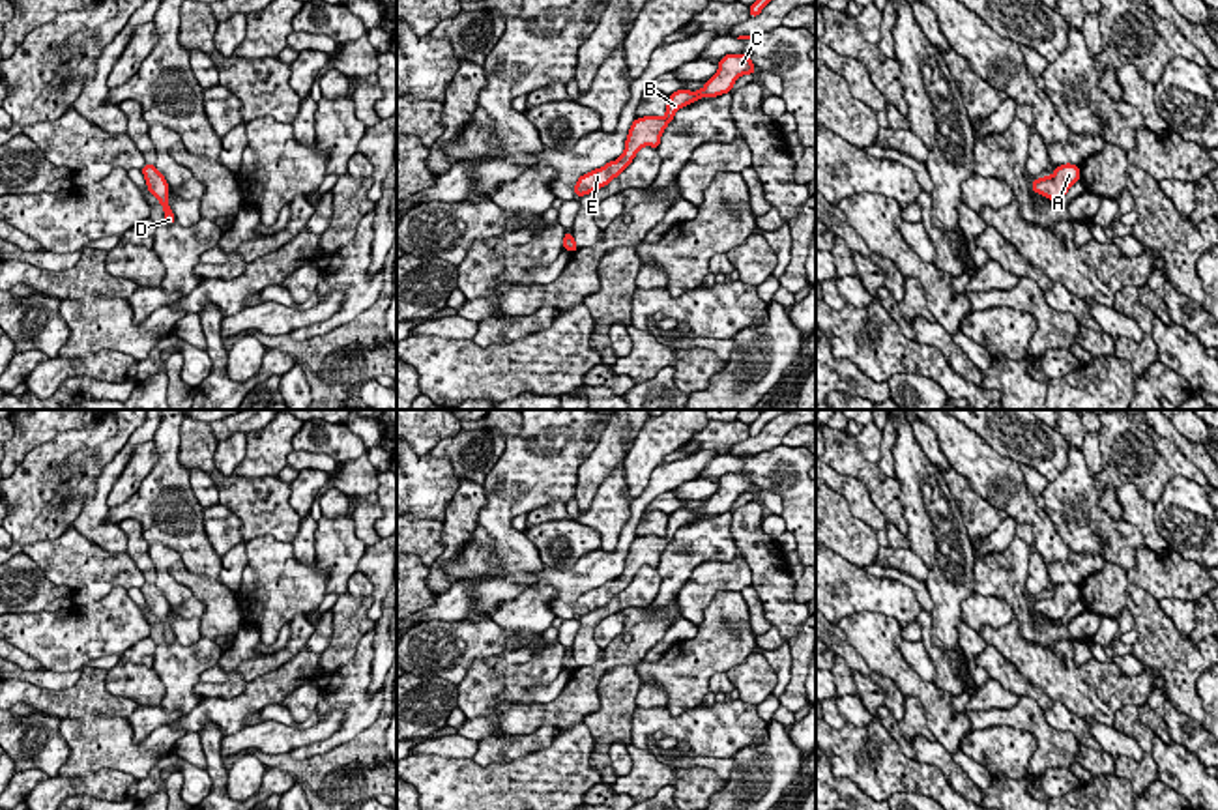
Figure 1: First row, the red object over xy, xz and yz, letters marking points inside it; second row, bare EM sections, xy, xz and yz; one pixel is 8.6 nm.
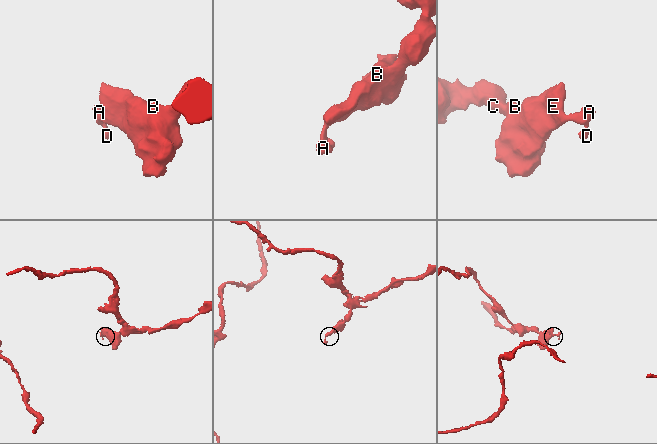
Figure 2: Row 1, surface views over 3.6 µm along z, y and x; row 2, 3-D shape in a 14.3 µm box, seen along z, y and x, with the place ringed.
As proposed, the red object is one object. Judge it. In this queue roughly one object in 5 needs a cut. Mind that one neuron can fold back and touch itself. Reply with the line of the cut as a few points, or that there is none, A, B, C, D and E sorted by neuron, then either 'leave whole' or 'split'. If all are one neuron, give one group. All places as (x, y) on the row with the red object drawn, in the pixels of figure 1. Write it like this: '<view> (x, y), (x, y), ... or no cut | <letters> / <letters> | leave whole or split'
no cut | A B C D E | leave whole

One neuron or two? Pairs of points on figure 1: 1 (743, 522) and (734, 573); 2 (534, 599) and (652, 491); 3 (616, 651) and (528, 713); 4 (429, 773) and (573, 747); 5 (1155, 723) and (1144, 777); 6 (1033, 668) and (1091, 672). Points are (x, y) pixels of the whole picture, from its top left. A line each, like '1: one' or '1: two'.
1: two
2: two
3: one
4: one
5: two
6: one

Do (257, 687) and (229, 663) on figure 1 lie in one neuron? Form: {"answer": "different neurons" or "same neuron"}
{"answer": "different neurons"}

